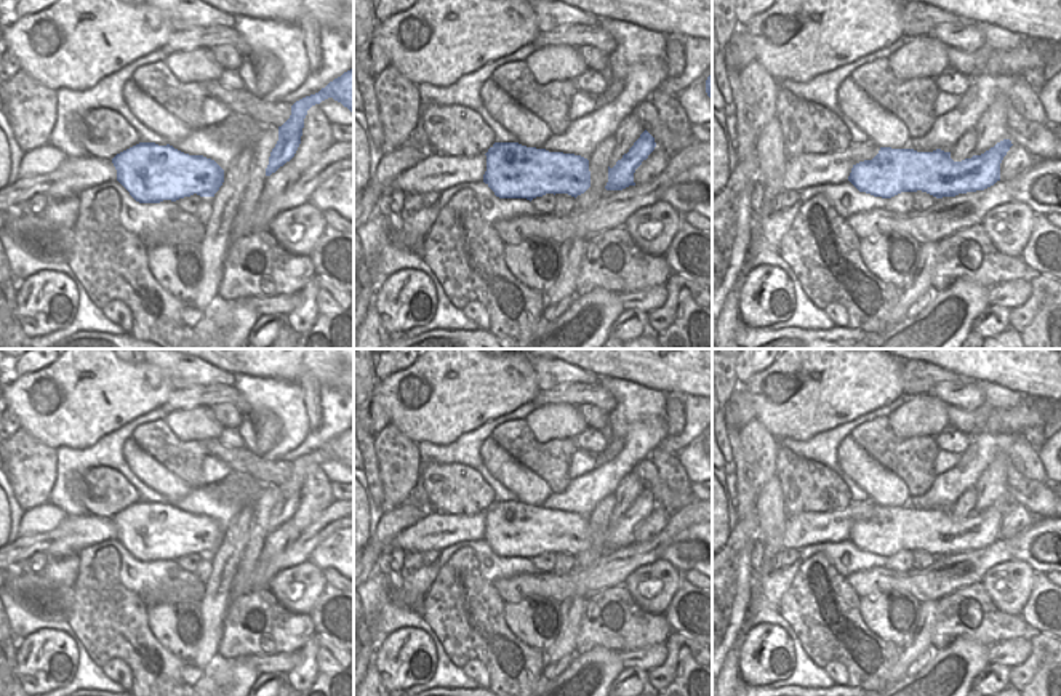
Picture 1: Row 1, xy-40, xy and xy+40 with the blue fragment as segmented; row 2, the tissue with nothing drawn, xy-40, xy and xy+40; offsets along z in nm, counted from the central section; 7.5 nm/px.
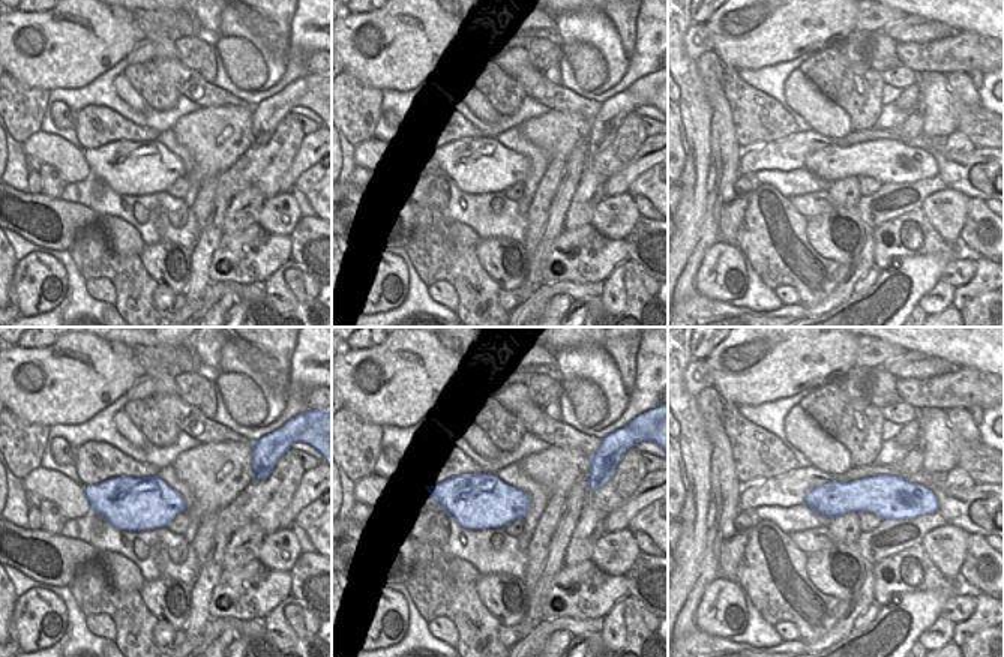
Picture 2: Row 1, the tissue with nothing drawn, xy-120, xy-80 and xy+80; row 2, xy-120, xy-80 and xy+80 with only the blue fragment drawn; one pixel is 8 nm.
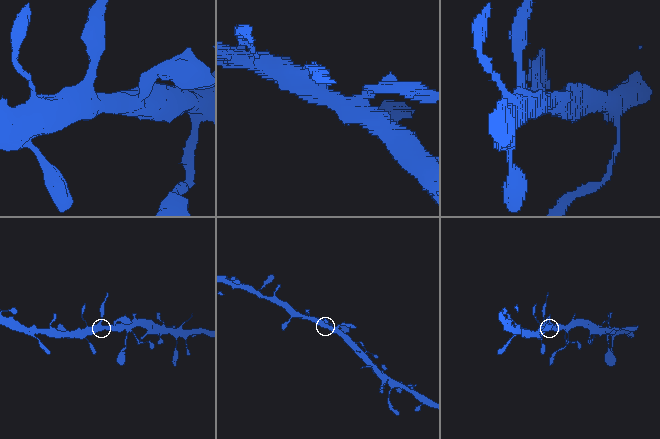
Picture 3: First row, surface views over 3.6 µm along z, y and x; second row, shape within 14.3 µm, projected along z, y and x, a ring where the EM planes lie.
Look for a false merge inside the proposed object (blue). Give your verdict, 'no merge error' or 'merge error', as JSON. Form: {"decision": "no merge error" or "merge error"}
{"decision": "no merge error"}

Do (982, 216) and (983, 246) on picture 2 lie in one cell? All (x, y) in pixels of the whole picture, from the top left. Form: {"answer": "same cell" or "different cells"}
{"answer": "same cell"}

